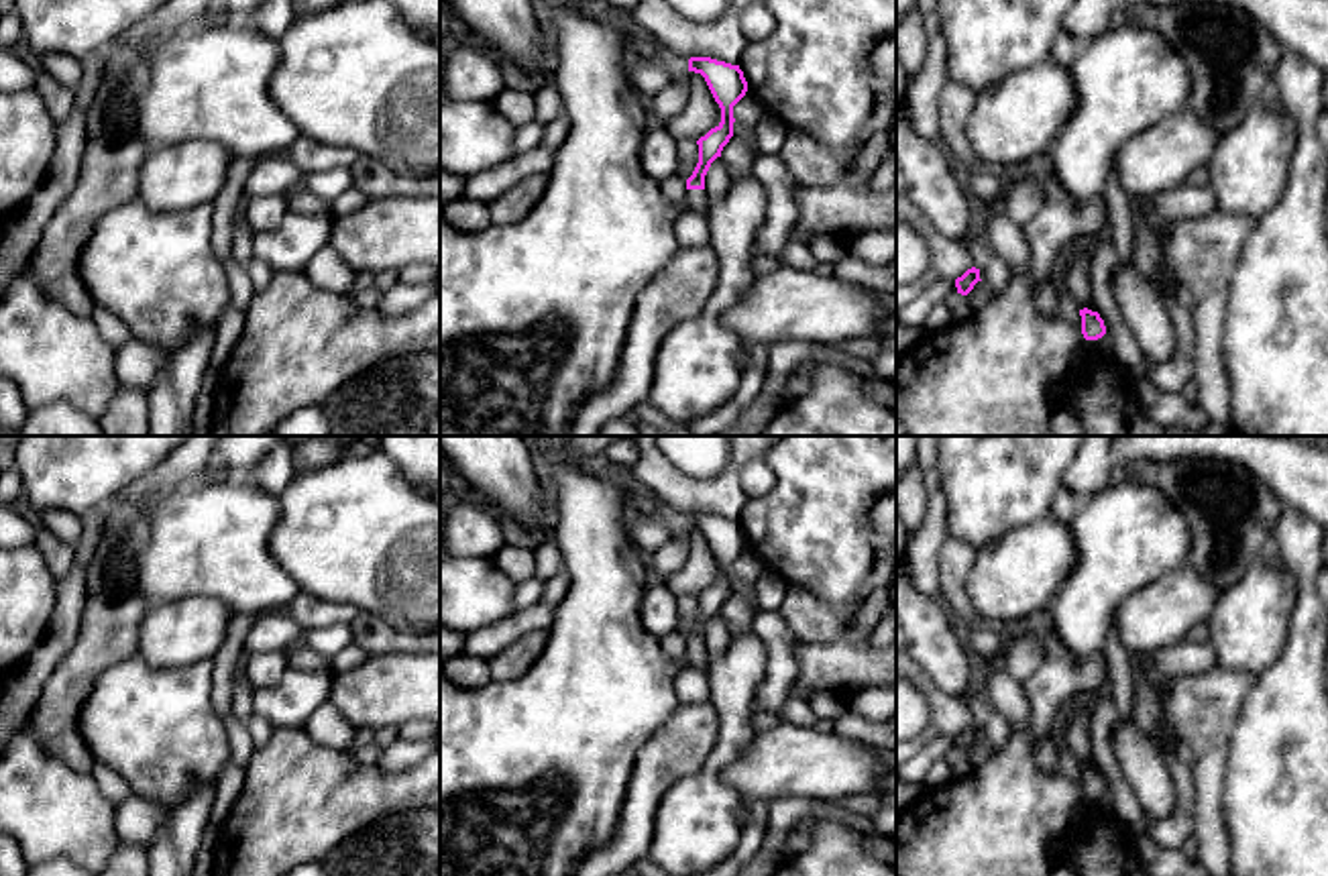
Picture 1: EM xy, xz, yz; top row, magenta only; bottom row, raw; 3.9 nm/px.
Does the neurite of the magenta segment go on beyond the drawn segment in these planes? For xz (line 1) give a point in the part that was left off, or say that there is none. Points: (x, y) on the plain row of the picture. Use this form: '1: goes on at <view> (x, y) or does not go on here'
1: goes on at xz (697, 656)

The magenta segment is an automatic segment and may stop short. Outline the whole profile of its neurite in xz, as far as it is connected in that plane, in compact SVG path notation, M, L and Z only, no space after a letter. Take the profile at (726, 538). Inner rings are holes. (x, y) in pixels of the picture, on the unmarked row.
M690 513L688 528L701 530L721 564L721 579L697 597L699 619L686 636L688 666L707 670L709 654L705 650L705 632L711 619L721 613L723 603L733 593L733 562L745 552L748 538L739 522L717 517L711 513Z

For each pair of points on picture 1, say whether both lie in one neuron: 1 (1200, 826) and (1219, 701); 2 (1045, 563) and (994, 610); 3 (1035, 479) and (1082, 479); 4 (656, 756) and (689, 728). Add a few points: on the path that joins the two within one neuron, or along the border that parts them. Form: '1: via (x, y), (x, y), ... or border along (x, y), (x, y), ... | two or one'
1: via (1208, 795), (1210, 732) | one
2: via (1033, 571), (1007, 597) | one
3: border along (1074, 457), (1062, 485) | two
4: via (665, 752), (681, 736) | one

